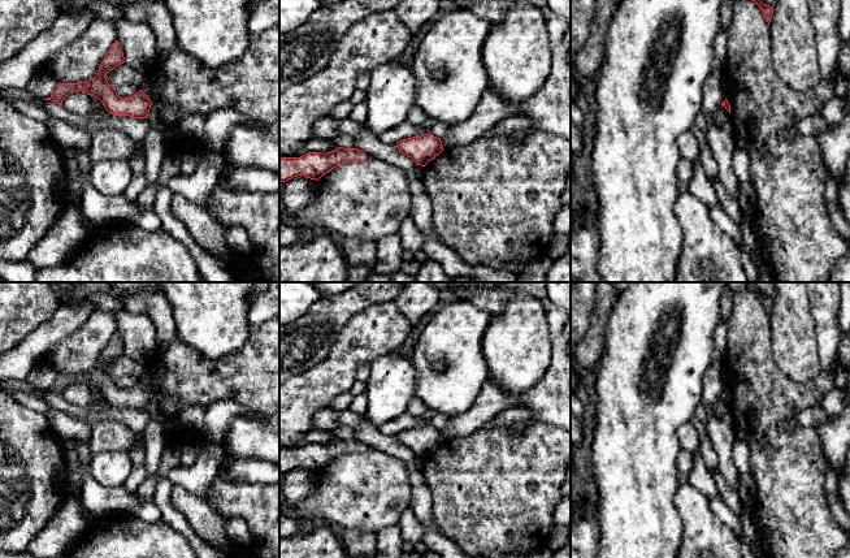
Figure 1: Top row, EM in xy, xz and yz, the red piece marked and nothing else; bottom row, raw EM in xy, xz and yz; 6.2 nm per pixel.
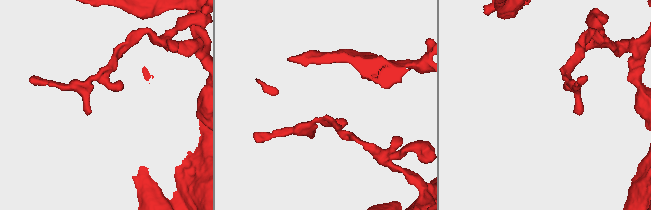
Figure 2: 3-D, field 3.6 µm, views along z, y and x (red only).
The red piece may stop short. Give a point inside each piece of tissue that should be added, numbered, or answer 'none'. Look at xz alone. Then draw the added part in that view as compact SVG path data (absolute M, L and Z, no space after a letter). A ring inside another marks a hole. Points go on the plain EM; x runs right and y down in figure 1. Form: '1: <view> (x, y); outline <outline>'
none

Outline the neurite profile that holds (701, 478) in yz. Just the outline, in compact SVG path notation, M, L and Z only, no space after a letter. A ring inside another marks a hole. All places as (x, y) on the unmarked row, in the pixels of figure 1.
M702 446L693 453L694 464L689 473L688 484L702 492L710 499L719 497L714 476L703 458Z

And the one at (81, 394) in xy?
M82 382L69 385L62 392L62 397L68 402L82 406L82 407L90 406L90 403L94 399L90 386Z

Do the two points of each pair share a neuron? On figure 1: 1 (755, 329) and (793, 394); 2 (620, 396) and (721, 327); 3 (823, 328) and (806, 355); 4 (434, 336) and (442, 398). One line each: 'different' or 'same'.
1: same
2: different
3: different
4: same

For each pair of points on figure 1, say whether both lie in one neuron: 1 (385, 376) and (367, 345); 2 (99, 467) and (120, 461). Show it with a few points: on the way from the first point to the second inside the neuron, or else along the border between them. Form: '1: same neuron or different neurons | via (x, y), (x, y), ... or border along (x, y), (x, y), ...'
1: different neurons | border along (393, 351), (385, 353), (368, 363)
2: same neuron | via (104, 467), (115, 466)

